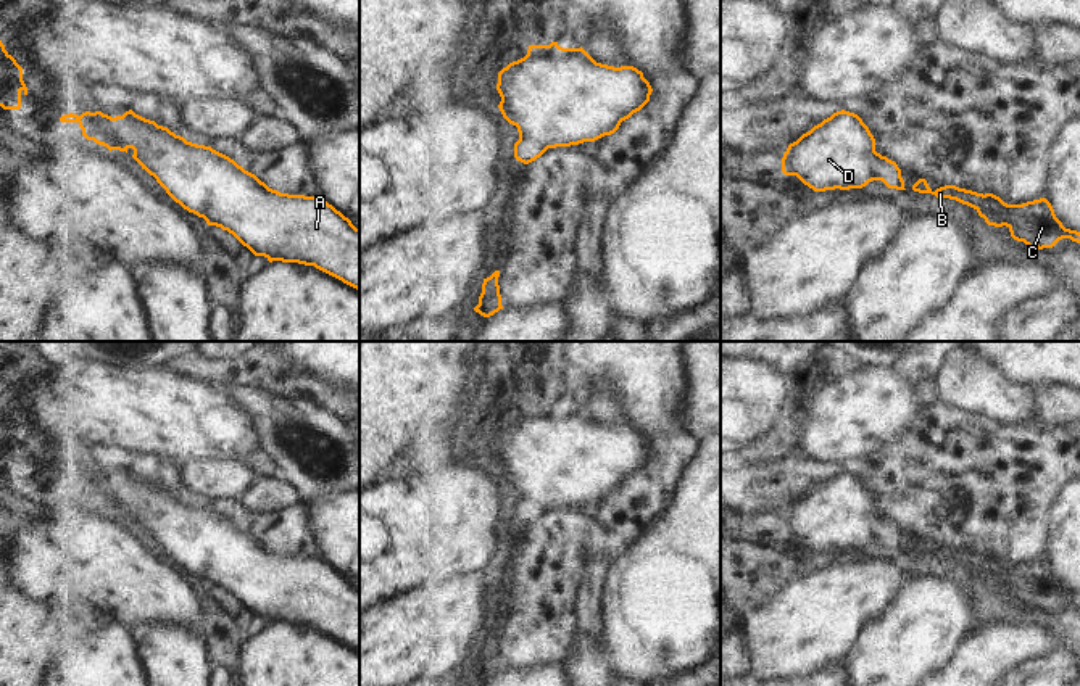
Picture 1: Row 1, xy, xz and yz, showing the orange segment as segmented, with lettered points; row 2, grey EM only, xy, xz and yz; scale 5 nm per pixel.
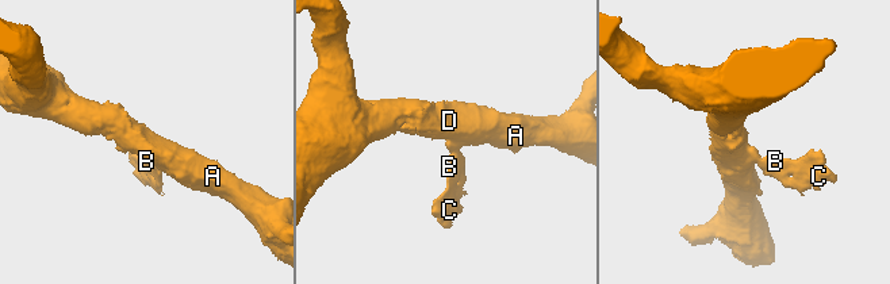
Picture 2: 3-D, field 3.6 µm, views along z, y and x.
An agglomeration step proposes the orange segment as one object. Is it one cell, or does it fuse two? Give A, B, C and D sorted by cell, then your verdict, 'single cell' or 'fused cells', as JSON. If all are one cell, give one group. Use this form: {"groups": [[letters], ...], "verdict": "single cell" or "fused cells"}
{"groups": [["A", "B", "C", "D"]], "verdict": "single cell"}

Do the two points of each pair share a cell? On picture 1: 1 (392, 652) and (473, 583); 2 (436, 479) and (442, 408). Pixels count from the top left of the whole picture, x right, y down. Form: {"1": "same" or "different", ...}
{"1": "same", "2": "different"}

